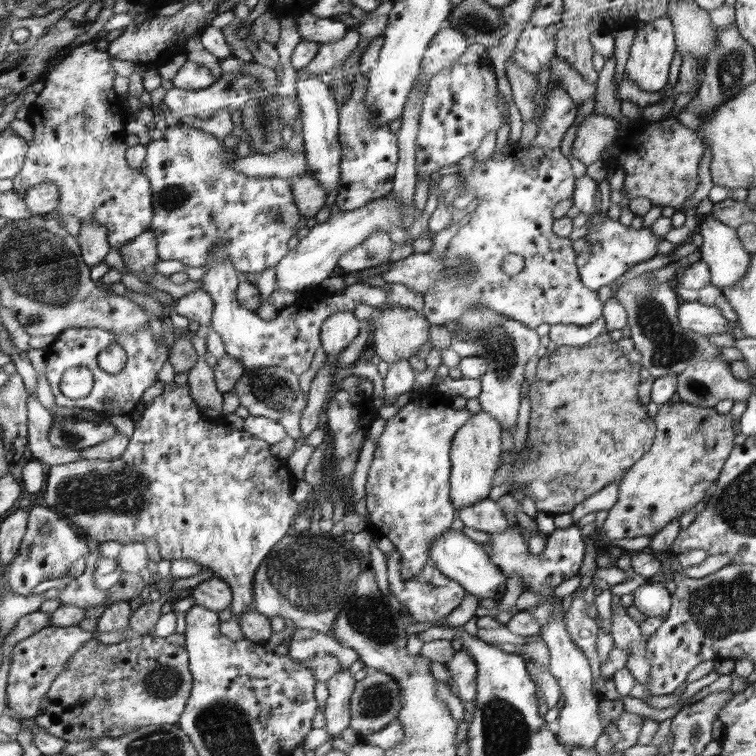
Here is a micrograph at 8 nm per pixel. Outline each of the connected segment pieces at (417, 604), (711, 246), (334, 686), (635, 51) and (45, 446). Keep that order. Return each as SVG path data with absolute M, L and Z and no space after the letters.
M396 549L388 556L387 560L387 574L390 592L394 593L395 598L393 603L395 605L402 604L404 610L408 612L410 620L414 622L428 622L430 626L437 626L444 624L444 618L460 606L462 598L464 598L465 588L462 588L461 583L456 582L454 579L448 578L442 574L438 567L433 563L426 563L426 568L422 569L418 575L407 579L401 572L402 562L400 553Z
M710 212L709 214L700 215L700 223L697 227L697 233L702 235L702 246L699 248L701 253L701 261L703 261L710 272L710 285L717 286L721 290L724 287L732 287L733 284L739 282L746 270L749 269L750 258L752 256L744 248L740 240L740 236L737 235L737 230L733 229L726 224L723 224L721 220Z
M340 670L327 682L329 696L324 703L324 714L326 715L326 726L324 729L331 738L341 738L342 732L349 728L350 722L350 700L357 685L356 680L350 672Z
M668 17L643 23L636 29L630 54L625 64L623 78L632 80L640 90L660 92L668 84L668 72L674 56L674 28Z
M28 394L28 426L27 444L32 457L50 466L74 462L80 455L80 450L74 448L58 448L48 440L53 416L40 403L36 394Z

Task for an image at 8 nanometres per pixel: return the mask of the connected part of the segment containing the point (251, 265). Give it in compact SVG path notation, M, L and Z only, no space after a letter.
M183 122L166 127L162 138L147 144L140 168L152 184L155 213L149 230L157 236L160 261L177 260L186 267L204 267L211 260L211 252L223 248L239 273L261 274L286 257L288 240L300 218L297 204L292 202L288 180L242 174L232 168L232 159L236 155L236 151L226 148L224 142L211 133L198 127L188 128Z

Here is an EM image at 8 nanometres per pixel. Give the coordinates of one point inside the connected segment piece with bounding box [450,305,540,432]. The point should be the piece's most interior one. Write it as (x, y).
(506, 344)

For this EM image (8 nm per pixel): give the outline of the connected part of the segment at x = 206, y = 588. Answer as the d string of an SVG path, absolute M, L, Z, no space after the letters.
M216 576L201 581L193 589L191 596L198 607L206 607L218 613L232 605L232 588L229 583Z

